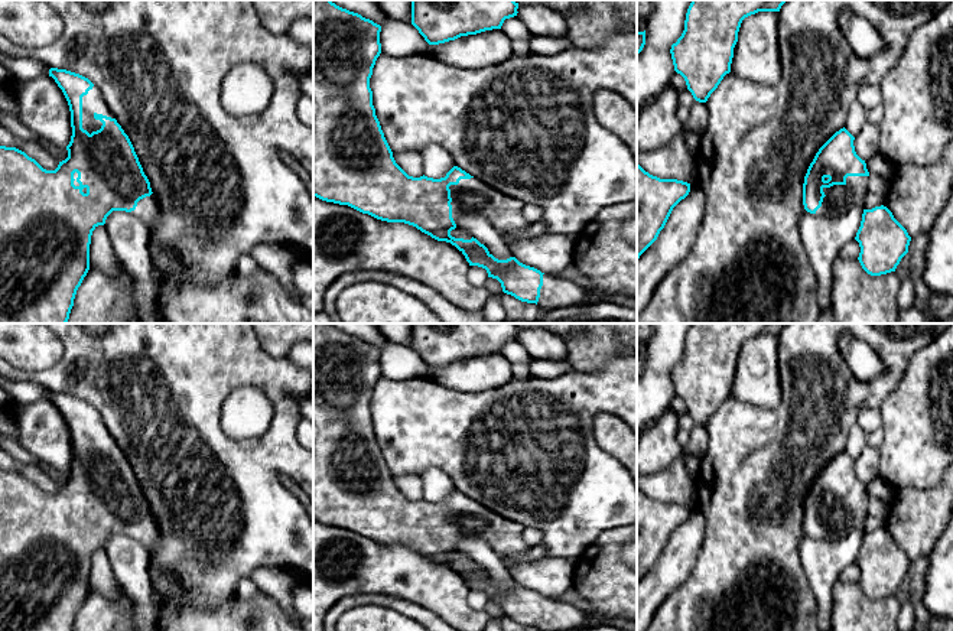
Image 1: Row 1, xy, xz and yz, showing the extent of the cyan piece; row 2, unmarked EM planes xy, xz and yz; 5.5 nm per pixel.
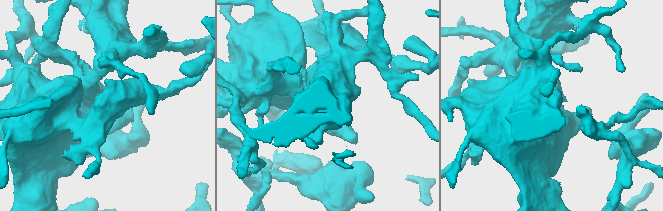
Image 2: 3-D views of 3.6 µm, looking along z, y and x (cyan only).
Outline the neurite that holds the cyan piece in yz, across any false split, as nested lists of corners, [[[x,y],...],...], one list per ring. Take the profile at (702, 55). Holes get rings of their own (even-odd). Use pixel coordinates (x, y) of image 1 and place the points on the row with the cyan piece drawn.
[[[692,0],[684,30],[670,53],[699,103],[706,103],[731,72],[734,48],[745,17],[758,12],[780,12],[787,0]]]

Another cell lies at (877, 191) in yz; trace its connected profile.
[[[869,175],[866,195],[863,201],[865,209],[872,209],[885,204],[888,196],[888,180]]]

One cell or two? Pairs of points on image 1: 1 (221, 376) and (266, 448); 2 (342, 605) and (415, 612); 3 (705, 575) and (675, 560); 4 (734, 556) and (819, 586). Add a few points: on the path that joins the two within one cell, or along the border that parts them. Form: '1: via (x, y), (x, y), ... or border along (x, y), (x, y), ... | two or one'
1: via (211, 403), (211, 429), (230, 448), (238, 448) | one
2: via (360, 599), (387, 599), (397, 604) | one
3: border along (703, 537), (692, 572), (669, 594) | two
4: border along (797, 552), (816, 602), (817, 615) | two

